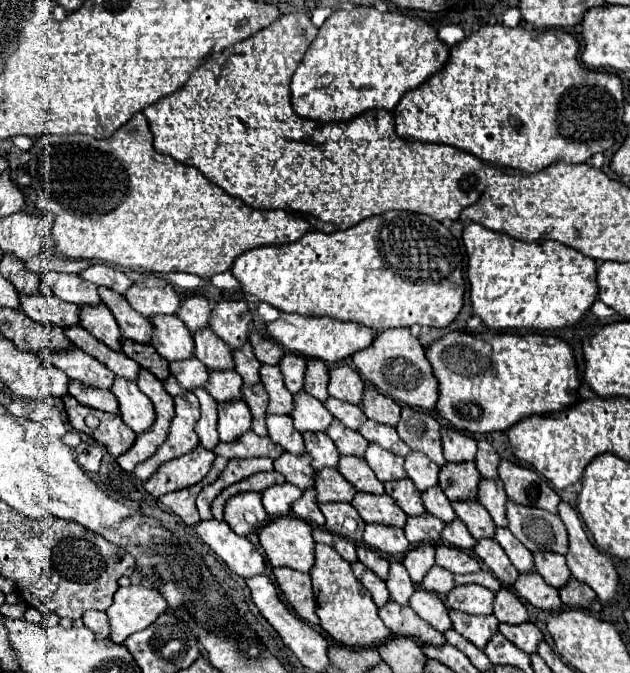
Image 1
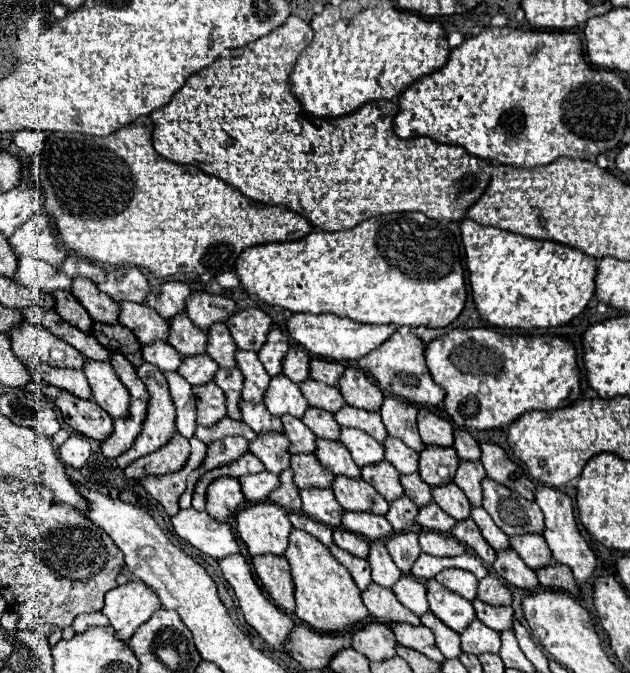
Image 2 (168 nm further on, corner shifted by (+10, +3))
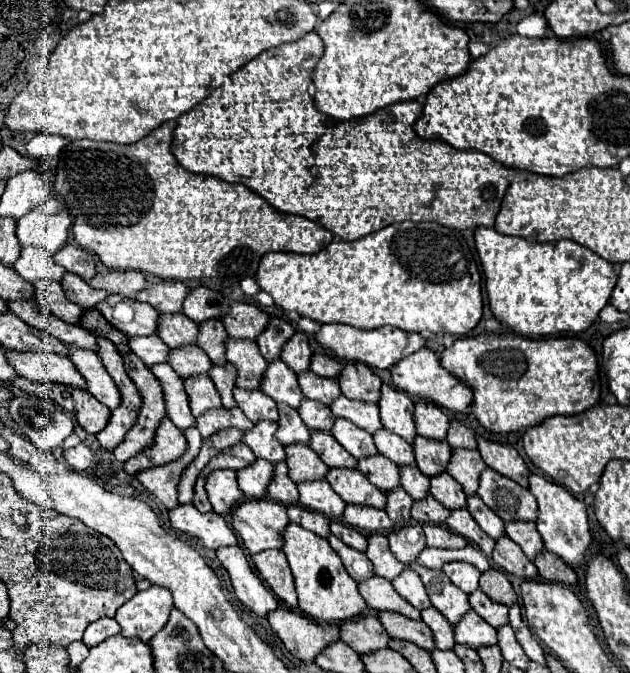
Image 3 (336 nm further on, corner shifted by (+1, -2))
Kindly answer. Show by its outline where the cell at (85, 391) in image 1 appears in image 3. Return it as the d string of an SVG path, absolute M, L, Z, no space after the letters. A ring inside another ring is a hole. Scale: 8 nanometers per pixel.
M7 350L9 364L19 376L33 382L57 382L73 388L85 388L85 380L69 358L51 352L11 352Z

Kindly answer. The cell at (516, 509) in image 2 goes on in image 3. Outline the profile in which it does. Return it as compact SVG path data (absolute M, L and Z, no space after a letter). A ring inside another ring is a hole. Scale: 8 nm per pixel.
M487 468L479 478L479 498L503 520L523 520L523 522L535 522L539 516L539 506L535 496L515 484L513 480L497 474L495 470Z

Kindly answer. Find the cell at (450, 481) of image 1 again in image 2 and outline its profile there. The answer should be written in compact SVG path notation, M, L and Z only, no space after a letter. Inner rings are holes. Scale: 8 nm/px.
M426 445L420 453L418 459L418 475L428 483L428 485L442 485L444 479L438 475L438 467L446 465L450 475L454 475L458 467L458 455L452 447L436 447L436 445Z

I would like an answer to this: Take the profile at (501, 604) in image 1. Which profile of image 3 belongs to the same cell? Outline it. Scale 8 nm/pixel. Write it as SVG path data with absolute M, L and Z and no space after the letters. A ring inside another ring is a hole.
M495 568L481 574L479 590L485 592L493 602L499 602L505 606L513 606L517 602L517 594L515 594L511 582L507 580L507 576L503 572L499 572Z

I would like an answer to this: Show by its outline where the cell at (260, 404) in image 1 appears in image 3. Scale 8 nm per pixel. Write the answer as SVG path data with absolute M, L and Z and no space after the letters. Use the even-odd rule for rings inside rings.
M229 362L225 366L213 366L211 368L211 380L215 382L217 386L217 392L223 400L223 406L225 408L233 408L237 406L235 398L233 398L233 390L235 390L235 382L237 382L237 372L235 372L235 366L231 366Z

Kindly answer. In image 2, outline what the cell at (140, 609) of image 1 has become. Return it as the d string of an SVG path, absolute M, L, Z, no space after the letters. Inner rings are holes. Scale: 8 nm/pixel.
M130 581L106 593L106 605L102 613L116 629L116 637L128 641L158 607L162 605L148 585L144 585L142 581Z

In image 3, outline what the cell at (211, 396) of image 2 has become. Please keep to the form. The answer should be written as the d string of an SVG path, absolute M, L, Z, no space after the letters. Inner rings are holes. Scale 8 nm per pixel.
M207 374L187 378L185 390L189 394L193 416L201 416L207 410L215 410L215 408L223 406L221 400L219 400L219 394L217 394L217 390L215 390L215 386L213 386L213 382Z

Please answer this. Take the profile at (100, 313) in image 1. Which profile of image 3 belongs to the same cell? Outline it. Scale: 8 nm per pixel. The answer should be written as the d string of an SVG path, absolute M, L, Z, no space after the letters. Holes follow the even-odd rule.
M35 282L35 298L39 296L39 304L51 310L57 318L67 324L79 324L83 310L63 296L63 288L59 282Z

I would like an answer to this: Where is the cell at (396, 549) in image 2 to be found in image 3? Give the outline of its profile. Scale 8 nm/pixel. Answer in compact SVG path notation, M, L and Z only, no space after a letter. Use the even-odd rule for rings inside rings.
M413 522L411 526L403 526L395 532L391 532L387 538L389 538L391 552L405 566L411 566L411 562L417 560L417 556L421 554L423 546L425 546L423 526L419 522Z

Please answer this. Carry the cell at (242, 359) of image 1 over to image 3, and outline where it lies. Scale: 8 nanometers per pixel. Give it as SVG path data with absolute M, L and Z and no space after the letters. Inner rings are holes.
M211 320L199 324L199 342L197 346L211 358L213 364L223 366L227 362L225 358L225 342L227 342L227 330L221 320Z

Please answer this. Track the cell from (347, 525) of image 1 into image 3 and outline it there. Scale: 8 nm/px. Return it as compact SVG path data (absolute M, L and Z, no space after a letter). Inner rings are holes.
M327 482L299 484L299 502L305 508L321 512L331 520L339 520L345 510L345 502Z

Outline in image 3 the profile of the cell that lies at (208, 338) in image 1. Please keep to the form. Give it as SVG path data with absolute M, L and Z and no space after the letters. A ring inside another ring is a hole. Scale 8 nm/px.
M181 312L179 314L161 314L157 336L171 350L197 344L197 334L199 334L199 326L185 314L181 314Z

